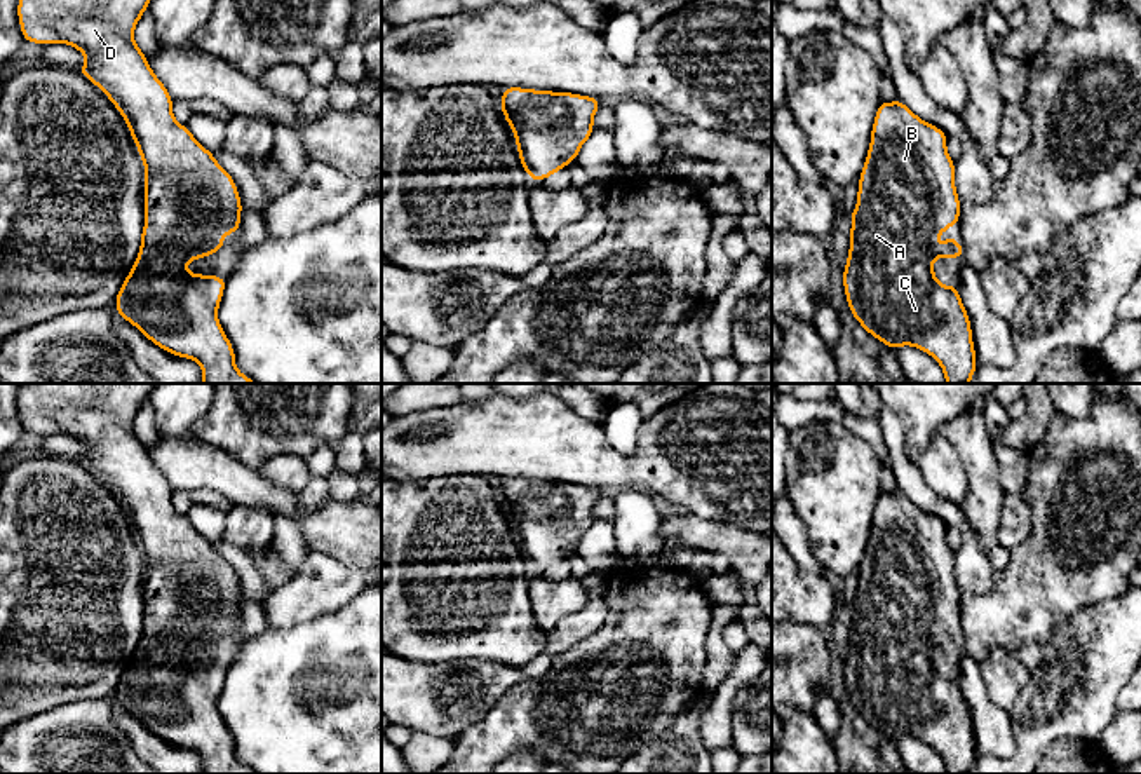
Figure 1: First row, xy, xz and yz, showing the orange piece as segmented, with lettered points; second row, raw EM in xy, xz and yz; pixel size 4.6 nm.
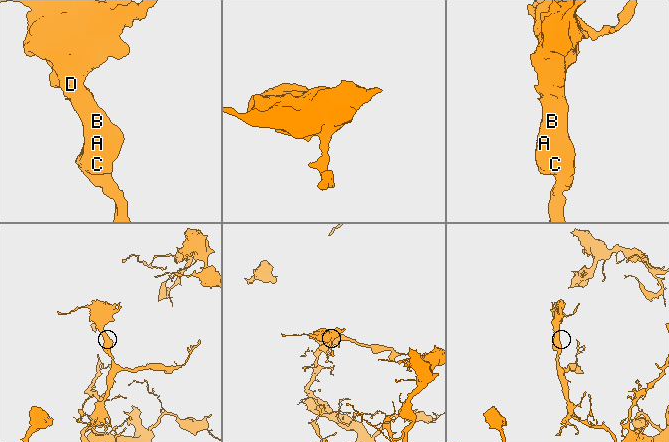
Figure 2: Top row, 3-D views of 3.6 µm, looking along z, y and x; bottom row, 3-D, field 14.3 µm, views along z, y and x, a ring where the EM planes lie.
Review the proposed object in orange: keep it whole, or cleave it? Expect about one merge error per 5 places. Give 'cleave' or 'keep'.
keep

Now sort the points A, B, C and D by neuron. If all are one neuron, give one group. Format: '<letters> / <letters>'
A B C D

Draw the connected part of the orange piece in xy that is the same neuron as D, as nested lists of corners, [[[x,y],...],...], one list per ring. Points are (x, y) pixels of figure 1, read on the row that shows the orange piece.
[[[19,0],[17,2],[17,17],[19,17],[23,38],[26,42],[68,44],[68,45],[73,45],[75,49],[78,49],[87,58],[85,64],[77,68],[77,71],[82,73],[87,80],[91,80],[94,85],[98,85],[108,96],[108,99],[113,103],[113,106],[120,112],[120,115],[124,117],[124,120],[131,131],[131,138],[139,150],[139,157],[145,164],[145,174],[146,174],[146,180],[145,180],[145,228],[139,237],[141,249],[136,256],[136,261],[134,261],[129,275],[124,279],[120,291],[117,293],[113,305],[115,305],[118,316],[122,319],[125,319],[127,322],[134,324],[150,342],[153,342],[165,352],[197,361],[202,368],[202,377],[204,377],[202,384],[256,384],[253,378],[242,375],[235,368],[233,345],[226,338],[226,335],[218,321],[218,307],[221,303],[221,295],[225,293],[226,277],[190,274],[185,270],[186,261],[202,260],[207,255],[223,251],[223,248],[228,244],[228,242],[225,242],[223,246],[219,244],[223,241],[225,234],[230,232],[235,235],[237,230],[240,228],[242,200],[239,197],[233,176],[230,173],[226,173],[216,162],[214,153],[211,153],[207,148],[204,148],[192,136],[188,126],[181,126],[176,122],[176,119],[172,115],[171,94],[167,92],[165,85],[157,78],[157,75],[150,68],[145,52],[134,44],[134,28],[136,28],[138,21],[141,19],[143,12],[148,9],[150,2],[152,0]]]

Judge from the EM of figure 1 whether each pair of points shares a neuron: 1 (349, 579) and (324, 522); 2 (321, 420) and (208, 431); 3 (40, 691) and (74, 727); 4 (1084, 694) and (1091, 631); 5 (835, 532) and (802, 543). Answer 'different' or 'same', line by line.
1: different
2: same
3: different
4: same
5: different

